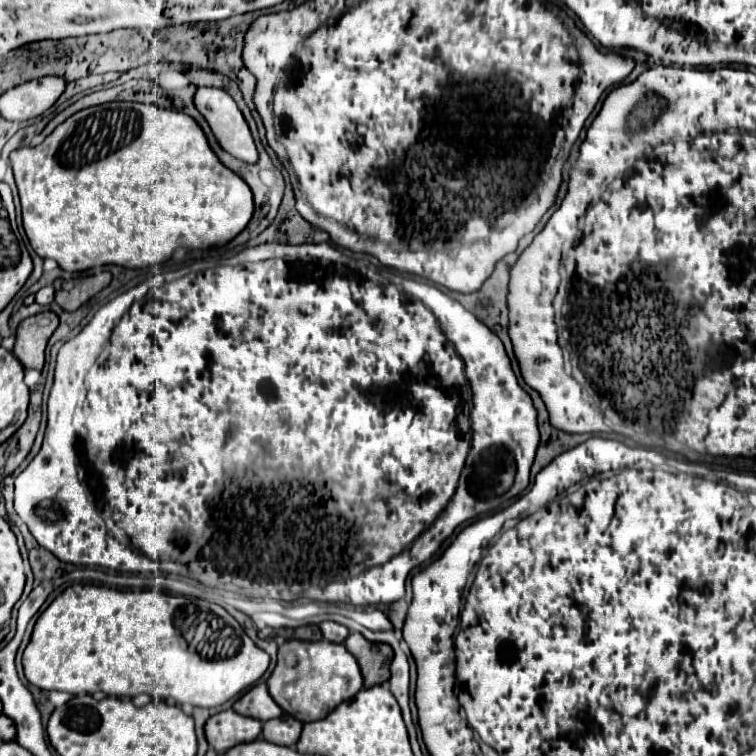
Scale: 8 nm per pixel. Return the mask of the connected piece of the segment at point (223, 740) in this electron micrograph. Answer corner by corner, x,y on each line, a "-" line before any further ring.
225,710
211,716
205,724
207,742
217,750
229,750
243,742
253,742
263,730
263,722
239,716
235,710

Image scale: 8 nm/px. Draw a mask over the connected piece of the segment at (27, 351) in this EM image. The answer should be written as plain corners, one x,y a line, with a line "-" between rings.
51,310
29,316
19,324
13,354
21,360
25,368
37,368
37,370
43,368
45,346
57,326
59,326
59,316

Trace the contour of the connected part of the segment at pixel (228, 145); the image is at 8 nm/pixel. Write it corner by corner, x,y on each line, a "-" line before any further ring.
197,88
195,106
207,118
215,138
225,152
247,164
259,162
257,146
251,136
249,124
245,122
235,100
225,90

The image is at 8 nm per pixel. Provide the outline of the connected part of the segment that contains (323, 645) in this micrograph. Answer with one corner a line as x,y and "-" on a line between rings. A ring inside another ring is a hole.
287,640
279,646
277,666
267,680
269,694
273,700
291,716
301,722
321,720
341,702
351,700
361,688
363,678
357,660
343,644
333,642
303,642
303,640

